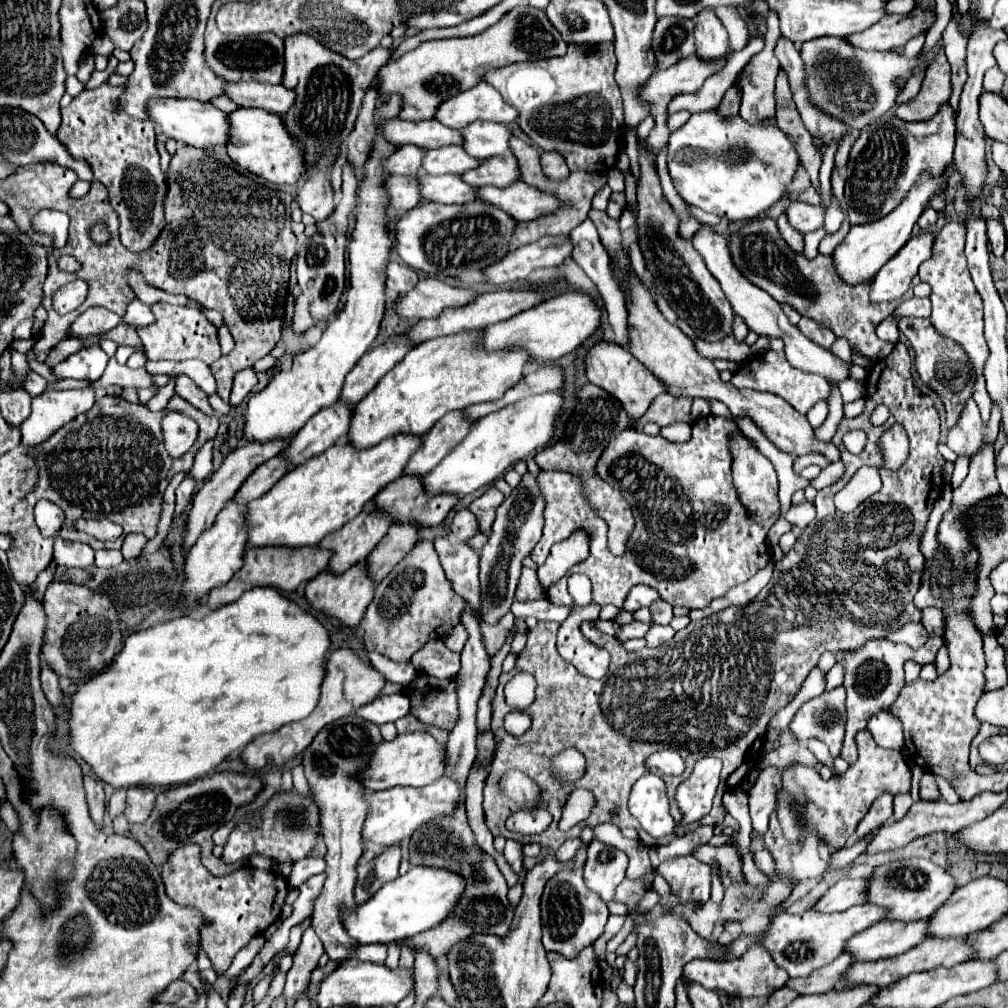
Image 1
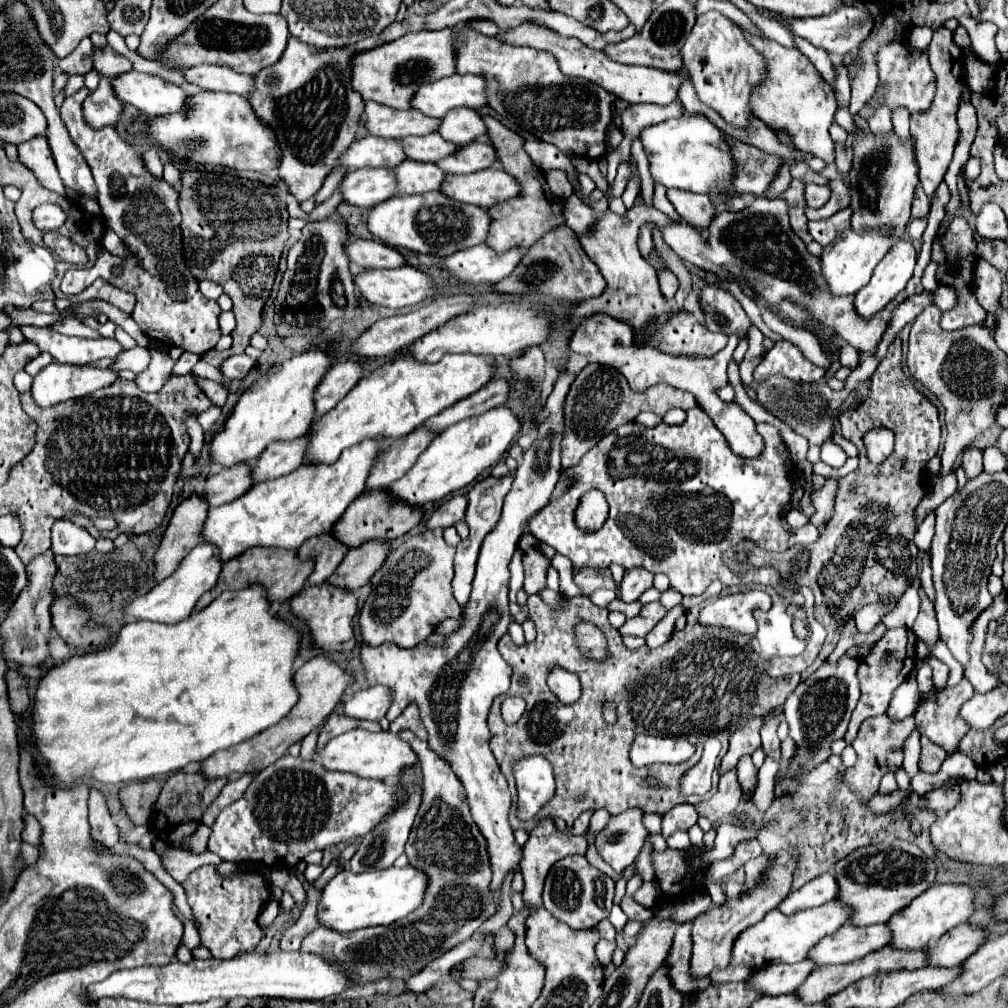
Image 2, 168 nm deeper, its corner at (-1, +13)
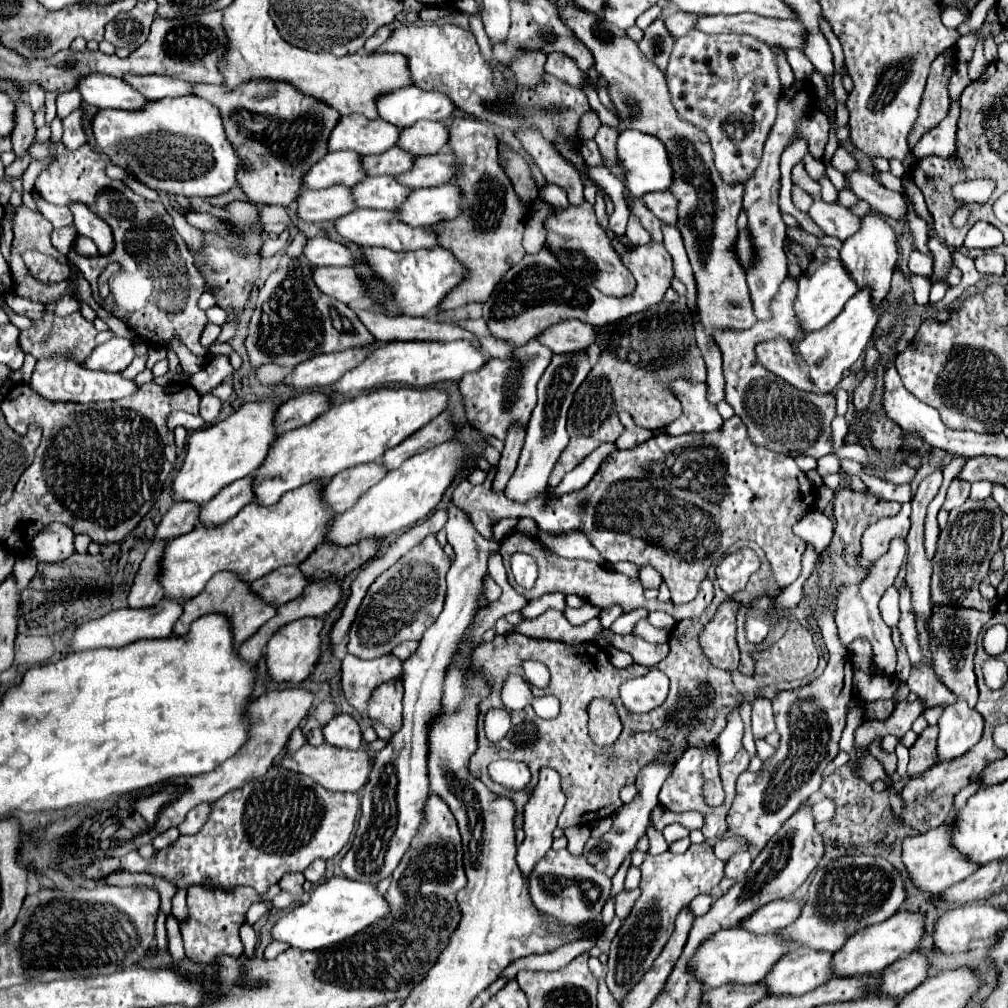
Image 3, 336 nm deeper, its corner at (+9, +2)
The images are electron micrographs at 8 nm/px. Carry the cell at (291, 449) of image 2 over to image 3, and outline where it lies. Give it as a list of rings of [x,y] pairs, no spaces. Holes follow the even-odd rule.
[[[240,478],[232,482],[228,488],[222,488],[208,504],[200,508],[198,522],[204,526],[218,526],[238,514],[248,502],[252,502],[252,478]]]

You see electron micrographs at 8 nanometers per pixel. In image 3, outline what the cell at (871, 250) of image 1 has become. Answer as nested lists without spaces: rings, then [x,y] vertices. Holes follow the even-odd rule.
[[[826,260],[826,264],[820,264],[814,270],[814,274],[812,274],[812,264],[810,264],[808,270],[798,280],[798,294],[796,294],[796,302],[794,302],[796,320],[798,320],[802,334],[810,334],[810,332],[816,332],[816,330],[828,326],[842,312],[846,300],[852,298],[856,294],[856,290],[858,290],[856,282],[848,276],[848,272],[840,264],[840,260]]]

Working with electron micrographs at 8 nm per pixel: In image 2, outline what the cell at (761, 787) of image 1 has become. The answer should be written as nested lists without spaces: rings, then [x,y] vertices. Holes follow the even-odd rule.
[[[768,717],[764,721],[764,725],[762,725],[762,733],[760,735],[762,735],[762,749],[764,749],[766,757],[770,757],[770,759],[780,763],[780,739],[776,735],[778,723],[780,723],[780,719]]]

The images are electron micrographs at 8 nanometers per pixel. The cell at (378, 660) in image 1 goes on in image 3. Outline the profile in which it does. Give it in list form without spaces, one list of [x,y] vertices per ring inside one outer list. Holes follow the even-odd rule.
[[[300,618],[282,626],[266,646],[268,676],[278,684],[282,682],[300,684],[302,680],[306,680],[320,656],[320,630],[322,630],[322,618]]]

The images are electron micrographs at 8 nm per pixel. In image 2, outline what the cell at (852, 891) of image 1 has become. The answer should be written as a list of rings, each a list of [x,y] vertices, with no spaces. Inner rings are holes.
[[[824,873],[816,879],[812,879],[810,883],[806,883],[804,887],[800,887],[798,891],[792,891],[782,901],[782,905],[778,909],[786,915],[792,915],[792,913],[802,911],[802,909],[820,907],[836,897],[838,897],[838,881],[836,881],[834,873]]]

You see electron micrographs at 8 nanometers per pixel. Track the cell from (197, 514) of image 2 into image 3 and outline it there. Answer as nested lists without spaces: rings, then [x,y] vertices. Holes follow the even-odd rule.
[[[156,542],[148,548],[146,558],[140,564],[136,580],[128,594],[130,608],[152,608],[162,600],[162,588],[156,578],[160,572],[158,560],[160,560],[160,554],[164,552],[164,546],[166,546],[164,542]]]

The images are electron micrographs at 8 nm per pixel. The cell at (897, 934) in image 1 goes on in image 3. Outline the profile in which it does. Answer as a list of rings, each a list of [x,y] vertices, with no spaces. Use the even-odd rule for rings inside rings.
[[[810,948],[786,952],[762,980],[768,996],[800,996],[832,978],[832,954]]]

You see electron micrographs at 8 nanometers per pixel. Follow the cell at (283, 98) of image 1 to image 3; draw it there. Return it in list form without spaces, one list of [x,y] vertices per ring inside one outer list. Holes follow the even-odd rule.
[[[124,76],[132,88],[136,88],[148,100],[162,100],[166,96],[184,96],[192,92],[192,84],[170,76]]]

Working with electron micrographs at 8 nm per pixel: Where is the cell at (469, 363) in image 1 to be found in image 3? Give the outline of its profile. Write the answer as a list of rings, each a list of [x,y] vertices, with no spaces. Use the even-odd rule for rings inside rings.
[[[380,388],[336,404],[328,412],[320,414],[314,422],[290,430],[274,440],[266,460],[252,476],[254,500],[260,506],[272,506],[282,494],[312,480],[326,480],[358,464],[376,462],[386,450],[398,446],[410,434],[444,412],[446,404],[448,396],[436,388]]]

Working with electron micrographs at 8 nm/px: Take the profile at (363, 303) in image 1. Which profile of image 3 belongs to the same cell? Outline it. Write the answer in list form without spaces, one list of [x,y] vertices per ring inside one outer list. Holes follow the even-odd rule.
[[[272,400],[250,402],[250,404],[244,404],[232,416],[228,416],[226,420],[192,432],[188,436],[184,464],[172,482],[174,502],[206,504],[224,486],[244,476],[252,476],[254,470],[260,468],[260,464],[264,462],[270,450],[270,444],[276,440],[276,432],[272,428],[274,412],[276,412],[276,406],[272,404]]]

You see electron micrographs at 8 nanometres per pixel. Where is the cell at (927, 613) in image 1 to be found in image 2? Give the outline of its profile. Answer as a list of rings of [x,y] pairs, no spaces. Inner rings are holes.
[[[927,551],[923,558],[922,568],[919,575],[921,588],[926,593],[927,597],[935,602],[935,589],[932,581],[932,569],[930,566],[930,552]]]

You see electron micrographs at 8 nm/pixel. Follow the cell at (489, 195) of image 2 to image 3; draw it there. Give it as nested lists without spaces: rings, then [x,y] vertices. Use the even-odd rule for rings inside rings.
[[[454,184],[412,190],[402,208],[396,210],[400,222],[408,226],[428,226],[450,220],[460,212],[460,190]]]

